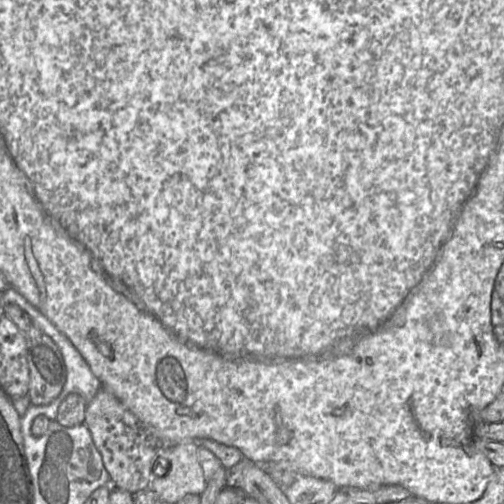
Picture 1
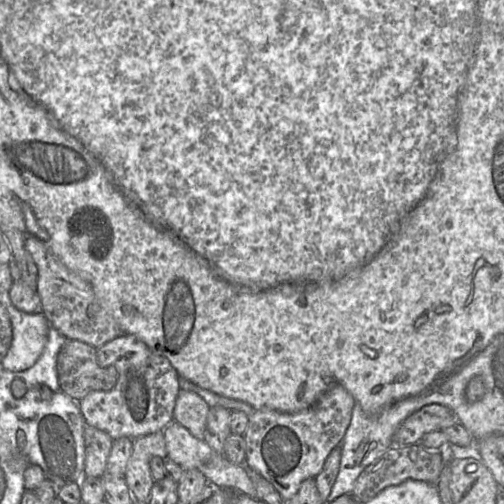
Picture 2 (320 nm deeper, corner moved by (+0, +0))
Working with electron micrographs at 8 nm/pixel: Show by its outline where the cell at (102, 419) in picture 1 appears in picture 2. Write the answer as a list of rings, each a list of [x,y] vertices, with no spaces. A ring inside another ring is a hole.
[[[122,335],[96,351],[100,367],[113,366],[118,377],[109,391],[89,392],[79,401],[79,410],[86,424],[106,432],[113,440],[120,437],[136,439],[162,431],[174,421],[174,407],[180,391],[179,375],[169,360],[154,354],[133,335]]]

